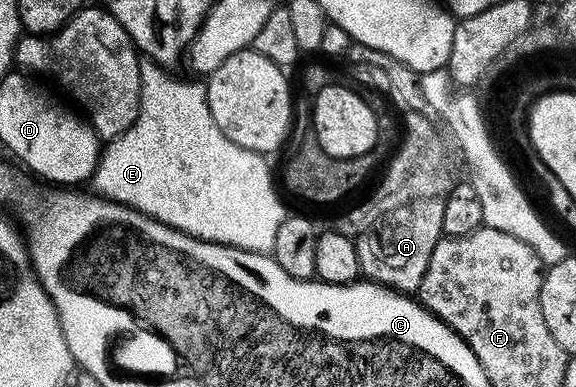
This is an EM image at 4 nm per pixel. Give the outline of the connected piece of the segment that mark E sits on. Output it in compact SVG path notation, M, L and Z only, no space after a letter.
M141 57L140 75L142 76L142 96L140 97L140 111L138 120L120 138L113 138L103 147L100 155L100 162L96 166L96 172L90 179L90 186L93 186L95 193L102 198L109 198L111 202L121 202L123 206L134 208L142 212L148 218L156 218L162 224L172 226L183 234L189 234L195 238L201 238L207 242L217 242L223 246L236 246L240 250L252 250L256 254L268 254L274 248L274 238L278 236L278 228L286 217L286 209L280 203L276 195L276 186L272 183L272 174L268 171L269 159L262 154L256 154L253 150L244 150L238 144L226 140L222 136L222 128L214 124L214 116L210 116L210 104L208 103L208 92L203 85L196 82L183 82L175 78L172 72L165 67L159 66L152 58Z

